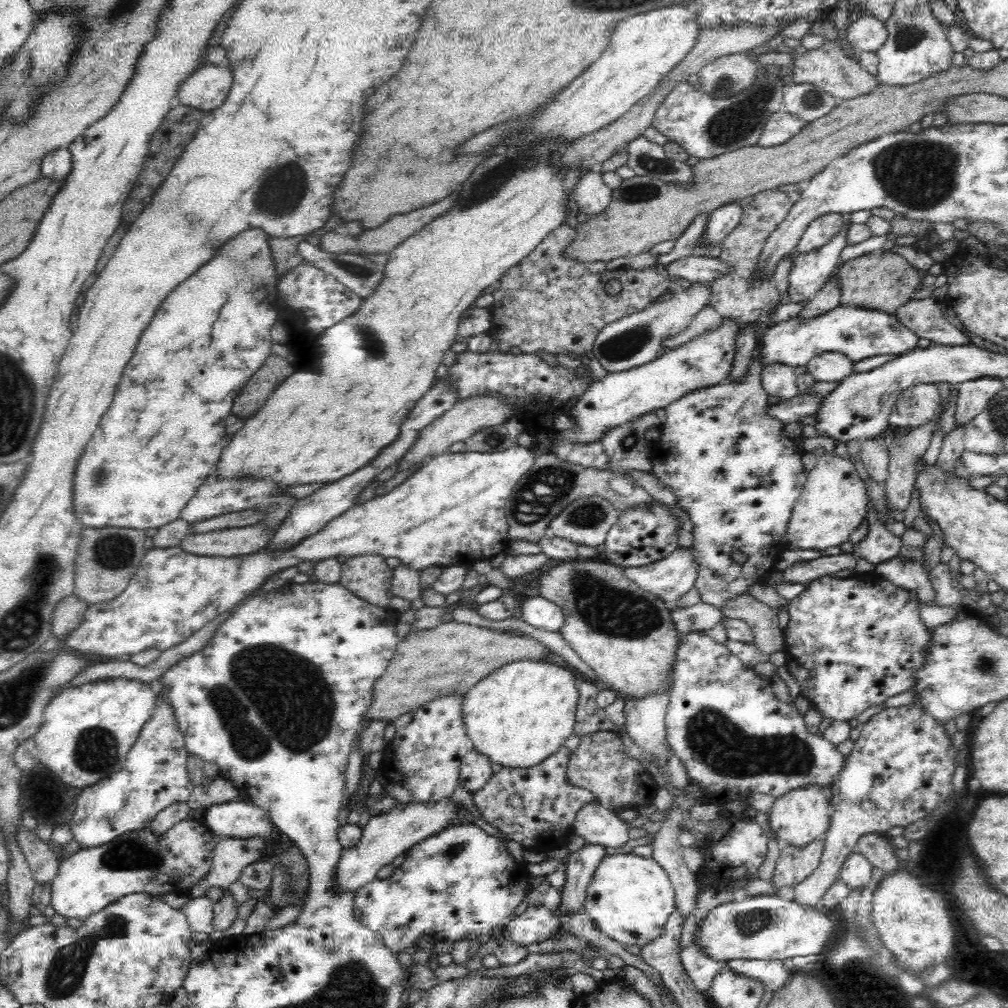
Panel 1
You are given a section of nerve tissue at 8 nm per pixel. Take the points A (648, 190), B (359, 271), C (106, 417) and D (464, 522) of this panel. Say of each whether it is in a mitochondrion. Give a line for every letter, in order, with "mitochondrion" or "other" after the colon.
A: mitochondrion
B: mitochondrion
C: other
D: other

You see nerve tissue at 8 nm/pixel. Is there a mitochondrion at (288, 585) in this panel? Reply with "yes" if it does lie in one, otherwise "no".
no

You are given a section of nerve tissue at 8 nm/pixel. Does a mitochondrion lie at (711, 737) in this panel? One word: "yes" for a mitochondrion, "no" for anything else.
yes

